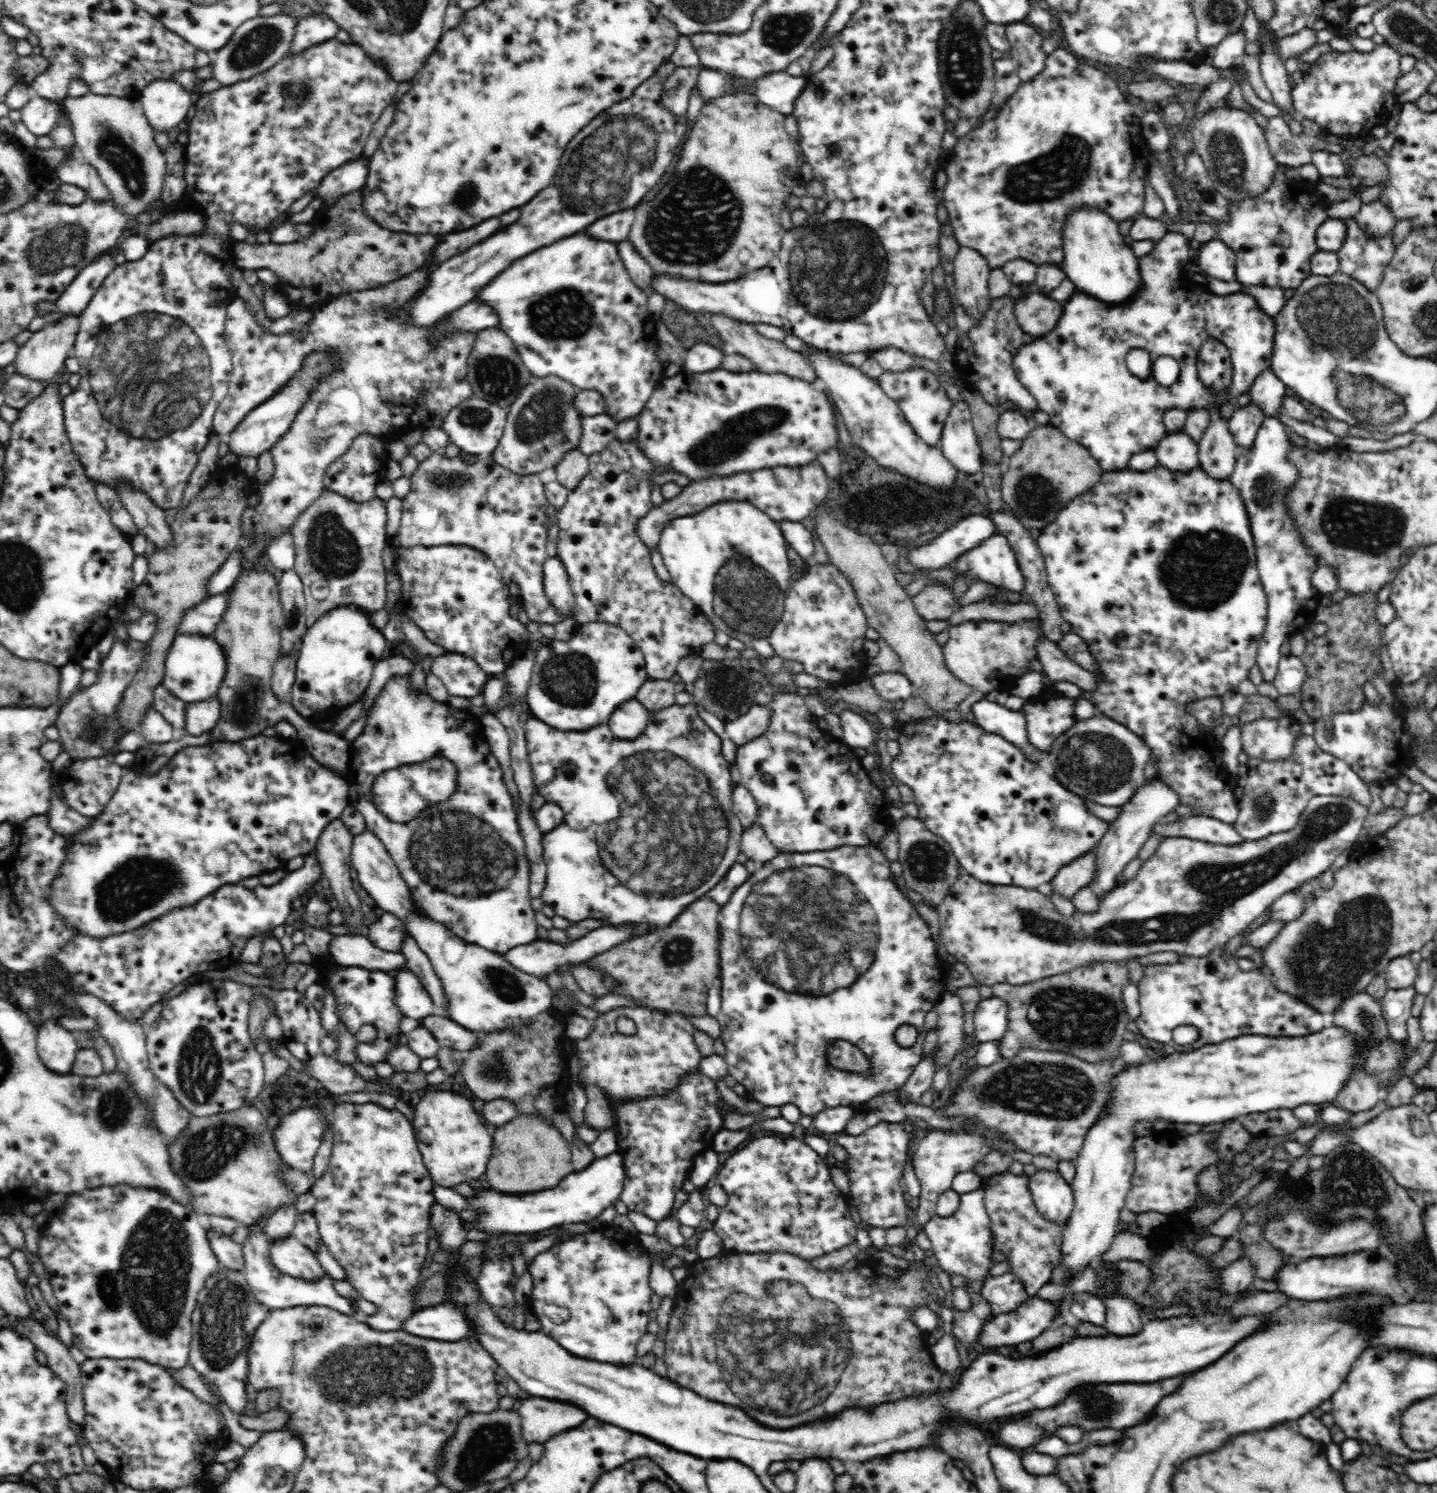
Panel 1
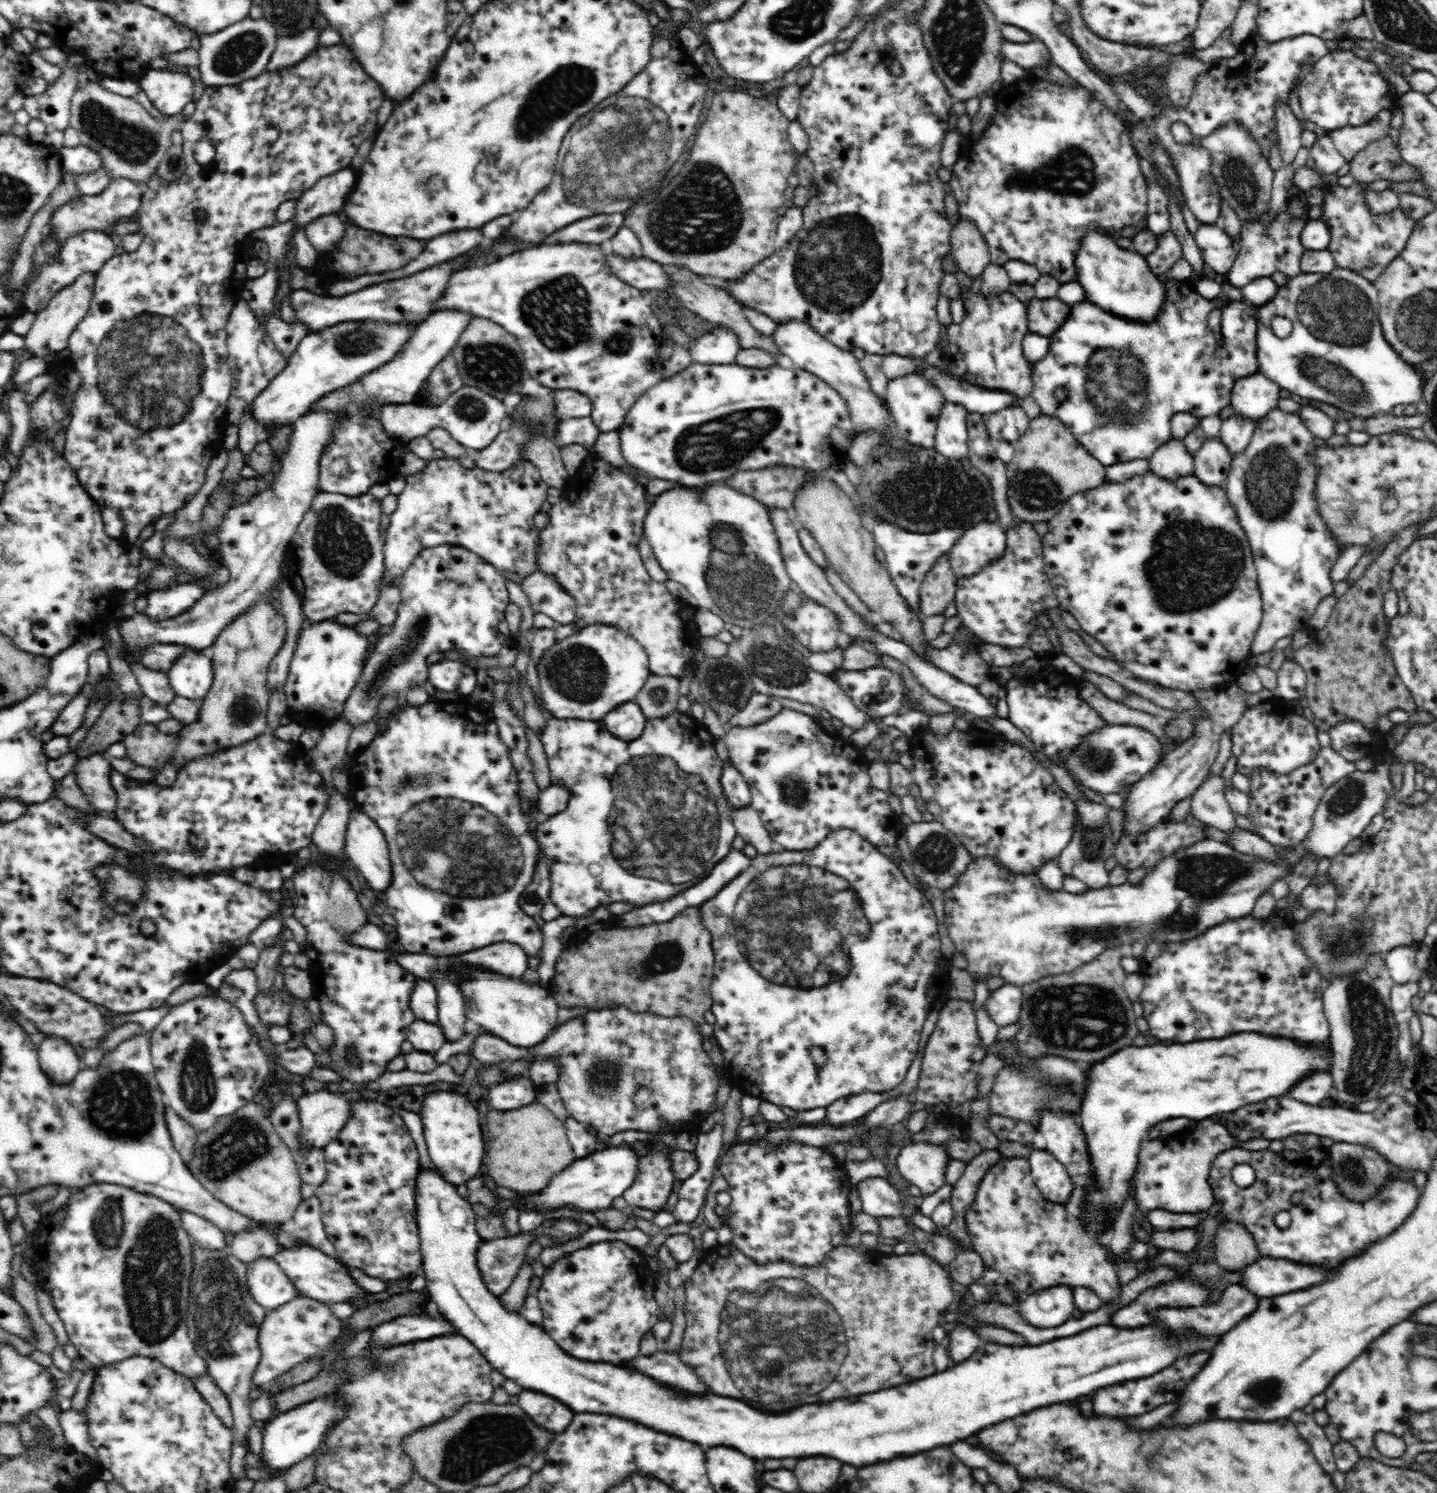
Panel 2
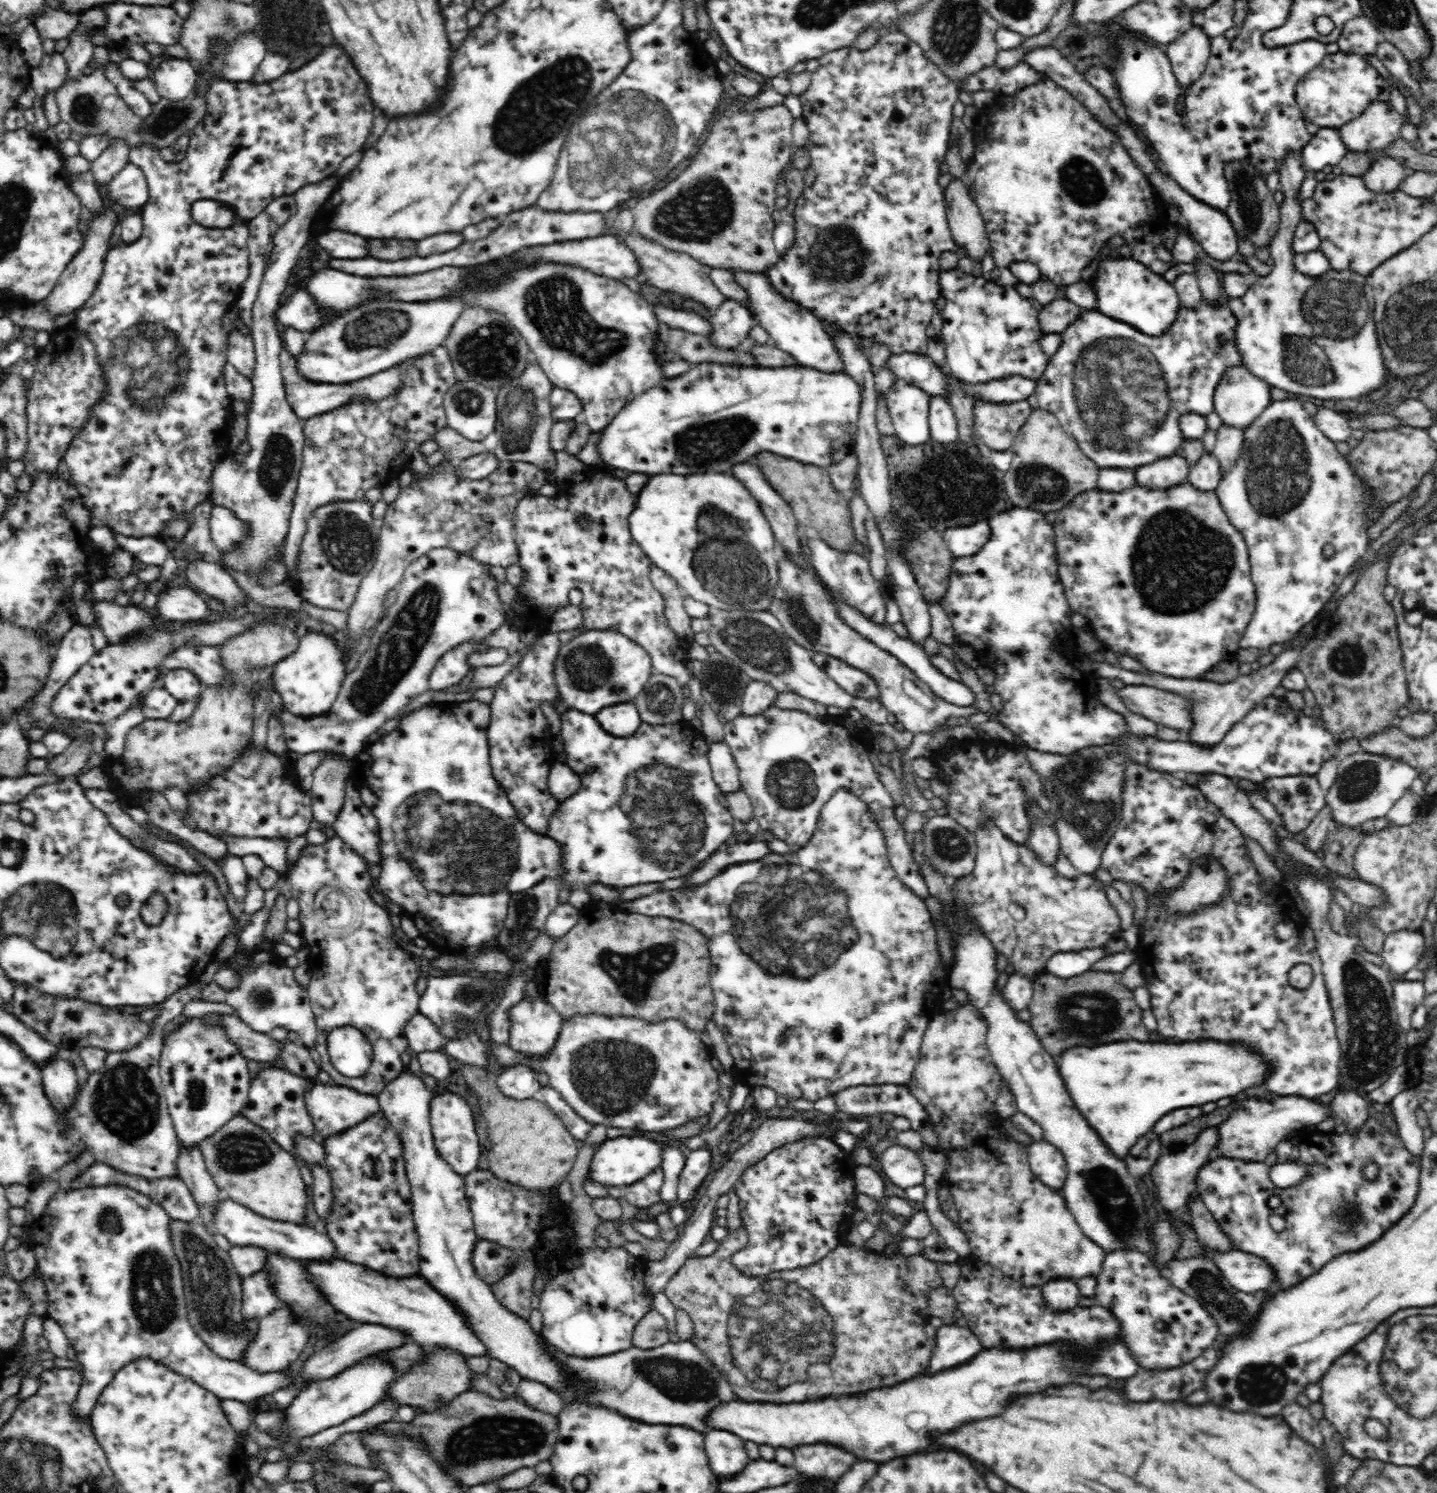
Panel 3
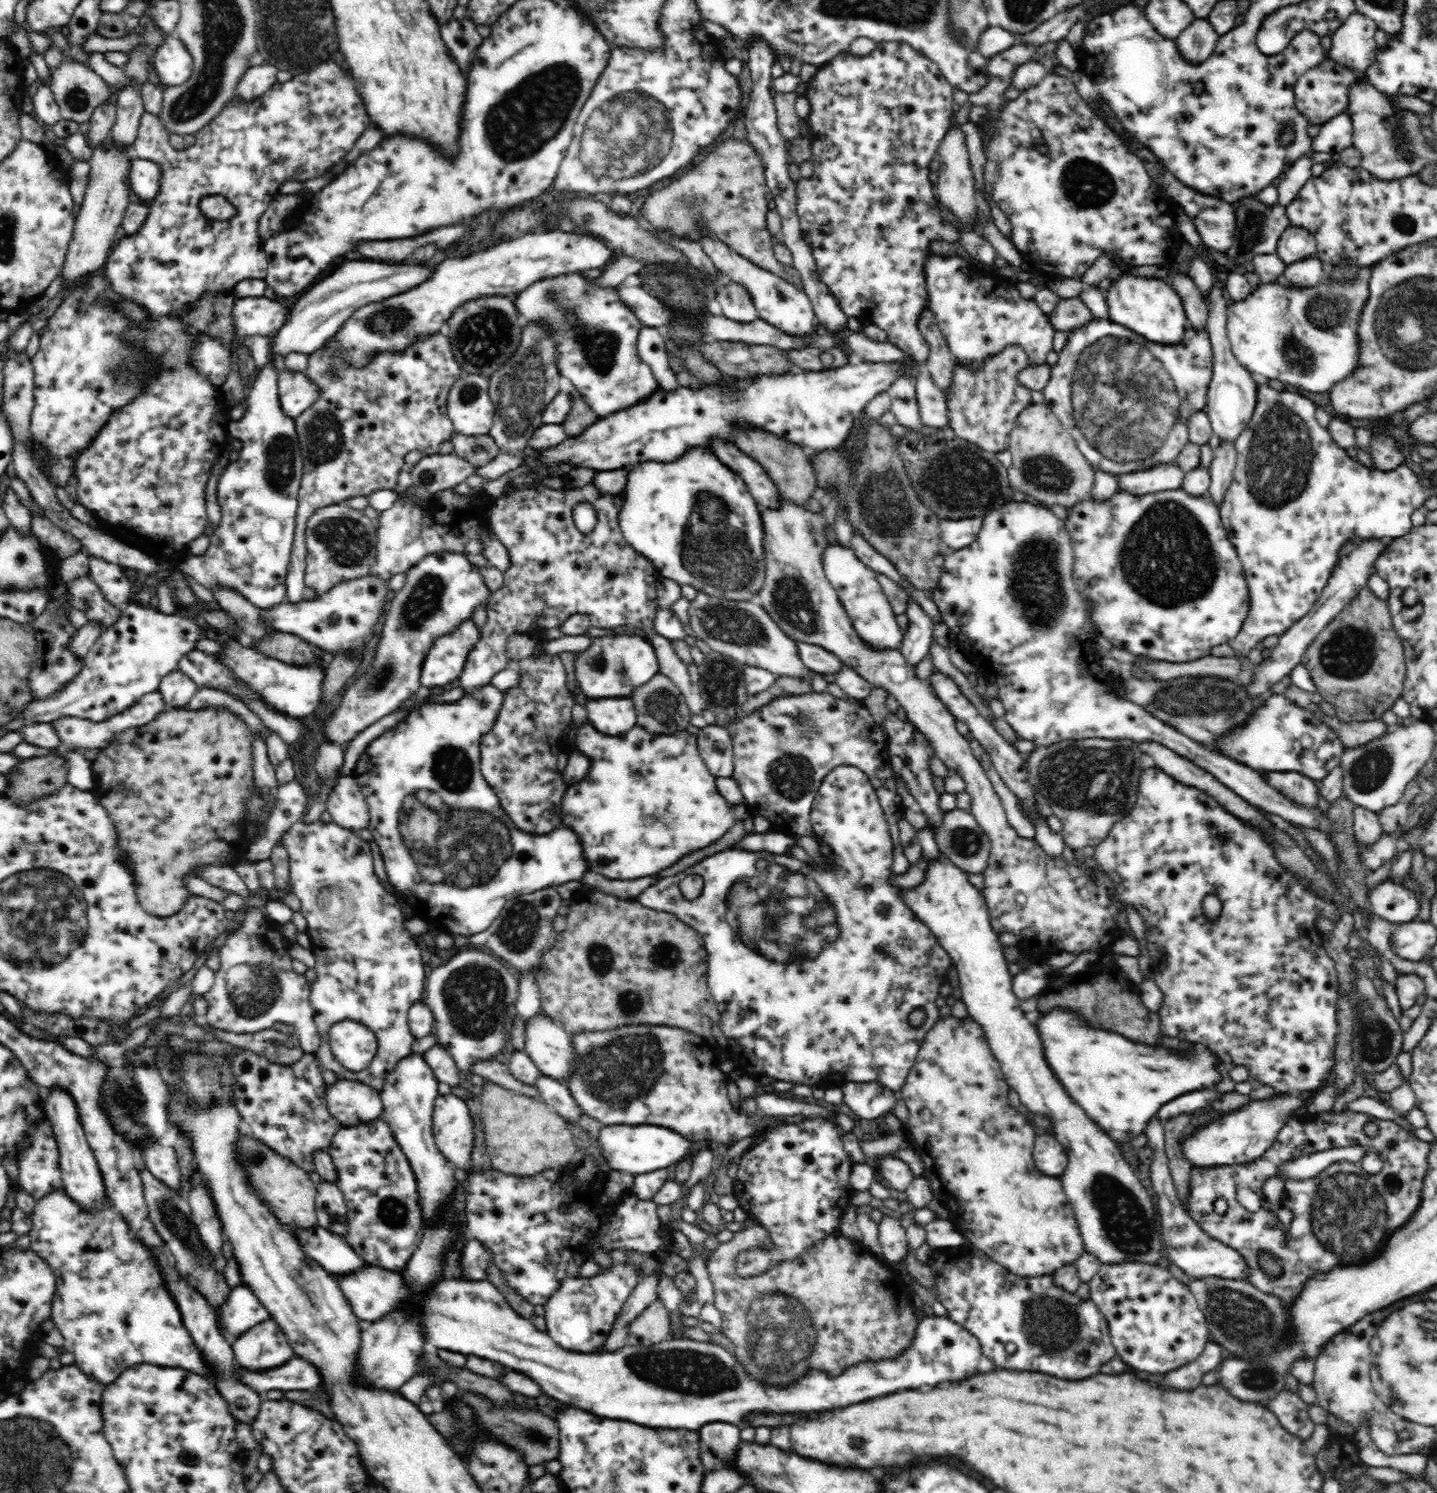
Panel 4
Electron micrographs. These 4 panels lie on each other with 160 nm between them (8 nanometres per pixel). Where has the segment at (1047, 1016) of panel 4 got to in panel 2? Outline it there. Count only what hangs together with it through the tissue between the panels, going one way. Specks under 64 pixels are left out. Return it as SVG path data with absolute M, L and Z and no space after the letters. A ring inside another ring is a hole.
M1241 1031L1222 1039L1198 1040L1194 1044L1172 1044L1134 1048L1128 1046L1110 1058L1094 1064L1087 1072L1086 1096L1077 1115L1087 1149L1091 1156L1093 1187L1085 1196L1089 1209L1077 1212L1083 1229L1098 1239L1107 1239L1112 1231L1116 1215L1120 1212L1128 1194L1130 1180L1135 1175L1139 1161L1141 1143L1147 1138L1150 1126L1170 1118L1202 1120L1222 1112L1232 1112L1248 1104L1268 1100L1272 1096L1286 1096L1296 1082L1310 1072L1331 1070L1330 1051L1324 1043L1308 1045L1296 1043L1294 1039L1260 1036L1254 1031Z

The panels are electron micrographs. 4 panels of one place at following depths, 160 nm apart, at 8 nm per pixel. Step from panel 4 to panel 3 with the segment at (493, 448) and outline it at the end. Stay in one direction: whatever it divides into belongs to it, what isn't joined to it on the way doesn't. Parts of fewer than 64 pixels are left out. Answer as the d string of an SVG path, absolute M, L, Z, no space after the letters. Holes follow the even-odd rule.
M448 426L436 434L435 441L444 452L446 460L450 462L460 462L472 456L489 452L482 441L468 440L457 430Z

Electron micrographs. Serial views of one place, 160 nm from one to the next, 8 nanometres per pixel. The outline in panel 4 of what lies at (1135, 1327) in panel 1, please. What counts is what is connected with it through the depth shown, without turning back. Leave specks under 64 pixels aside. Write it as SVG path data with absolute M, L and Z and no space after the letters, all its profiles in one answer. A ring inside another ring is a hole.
M953 1016L940 1017L927 1032L924 1042L917 1052L916 1060L913 1061L912 1070L910 1070L909 1076L897 1092L898 1098L904 1099L904 1104L909 1109L908 1121L901 1126L901 1129L908 1136L910 1148L916 1151L920 1159L922 1159L924 1172L921 1176L930 1183L934 1196L941 1196L948 1202L950 1208L952 1208L950 1211L951 1219L956 1228L964 1232L967 1242L972 1243L992 1260L1004 1265L1004 1268L1007 1268L1010 1273L1014 1273L1018 1277L1040 1277L1042 1274L1052 1274L1062 1266L1074 1264L1087 1250L1084 1247L1084 1239L1081 1238L1081 1232L1072 1206L1068 1204L1068 1197L1064 1192L1061 1179L1040 1172L1040 1169L1035 1165L1032 1153L1038 1132L1034 1132L1034 1124L1028 1124L1028 1120L1016 1110L1015 1105L1010 1103L1007 1097L1008 1091L1009 1086L1004 1079L1002 1065L992 1054L981 1026L973 1022L973 1018L970 1016L965 1019L958 1019Z

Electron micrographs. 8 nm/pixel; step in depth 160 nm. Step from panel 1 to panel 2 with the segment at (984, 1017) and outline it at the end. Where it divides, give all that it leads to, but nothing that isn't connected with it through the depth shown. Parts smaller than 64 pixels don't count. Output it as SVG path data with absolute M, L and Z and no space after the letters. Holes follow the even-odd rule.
M1004 984L990 992L984 1008L994 1024L1000 1028L1017 1022L1022 1006L1022 989L1013 984Z

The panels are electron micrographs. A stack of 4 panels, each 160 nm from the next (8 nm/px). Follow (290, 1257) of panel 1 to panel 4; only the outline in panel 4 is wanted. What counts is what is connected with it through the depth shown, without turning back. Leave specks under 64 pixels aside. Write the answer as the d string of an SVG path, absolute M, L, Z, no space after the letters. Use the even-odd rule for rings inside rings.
M369 1265L356 1270L354 1274L333 1274L343 1288L344 1296L351 1302L356 1317L363 1324L380 1320L388 1312L396 1310L400 1302L421 1304L425 1312L427 1343L437 1349L472 1354L478 1358L493 1360L507 1366L516 1372L521 1372L534 1379L543 1392L566 1405L582 1408L581 1411L596 1412L598 1416L608 1416L616 1420L632 1420L650 1428L686 1428L698 1430L708 1422L730 1422L742 1424L744 1416L750 1412L820 1412L820 1408L844 1408L844 1404L856 1404L856 1400L868 1400L868 1396L884 1396L888 1392L918 1388L922 1384L940 1384L946 1380L962 1380L964 1376L972 1376L976 1372L982 1352L978 1340L963 1325L947 1317L920 1316L917 1322L913 1344L896 1360L882 1360L870 1364L858 1364L846 1370L840 1378L828 1378L822 1372L808 1372L796 1386L790 1388L764 1388L746 1374L747 1370L737 1360L735 1354L730 1354L713 1343L696 1342L690 1339L669 1339L651 1347L634 1347L626 1344L616 1352L576 1353L562 1349L545 1332L536 1329L530 1319L520 1317L512 1306L508 1305L504 1294L496 1289L489 1280L458 1281L442 1279L431 1289L430 1293L421 1296L410 1296L410 1291L404 1287L400 1274Z

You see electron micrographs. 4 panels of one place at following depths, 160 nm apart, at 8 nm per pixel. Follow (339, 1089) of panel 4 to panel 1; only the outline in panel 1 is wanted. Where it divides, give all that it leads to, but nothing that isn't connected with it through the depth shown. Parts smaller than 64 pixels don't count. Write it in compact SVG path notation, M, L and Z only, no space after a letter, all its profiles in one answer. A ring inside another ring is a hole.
M315 1106L300 1107L275 1123L275 1148L288 1167L311 1173L316 1152L328 1127L330 1121L320 1109Z

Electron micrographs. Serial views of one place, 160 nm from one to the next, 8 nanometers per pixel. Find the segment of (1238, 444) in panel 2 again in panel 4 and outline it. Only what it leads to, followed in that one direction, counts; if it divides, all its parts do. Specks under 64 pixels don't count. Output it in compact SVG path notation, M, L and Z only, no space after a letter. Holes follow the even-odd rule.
M1221 441L1218 448L1213 450L1213 460L1210 471L1210 488L1208 496L1219 506L1224 498L1225 490L1232 482L1234 469L1237 464L1237 451L1234 442Z

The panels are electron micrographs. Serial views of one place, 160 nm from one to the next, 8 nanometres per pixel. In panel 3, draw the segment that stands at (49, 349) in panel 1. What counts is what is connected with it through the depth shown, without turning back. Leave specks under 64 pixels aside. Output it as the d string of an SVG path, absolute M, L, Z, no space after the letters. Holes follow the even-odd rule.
M108 210L104 216L94 216L92 218L88 232L81 236L81 238L88 240L86 246L83 246L83 243L81 244L81 248L77 250L76 256L68 262L68 266L60 275L52 292L44 300L45 307L52 317L76 313L78 308L82 308L85 302L92 296L103 274L104 261L107 252L110 250L108 248L108 238L112 236L112 230L117 225L114 222L116 222L116 214L112 210Z

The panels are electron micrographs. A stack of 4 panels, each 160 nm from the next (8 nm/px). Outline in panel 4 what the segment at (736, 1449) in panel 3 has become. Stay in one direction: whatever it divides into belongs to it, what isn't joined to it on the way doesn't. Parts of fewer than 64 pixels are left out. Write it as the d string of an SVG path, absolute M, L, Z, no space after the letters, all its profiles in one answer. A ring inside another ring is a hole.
M714 1422L700 1428L700 1438L704 1440L704 1444L708 1444L708 1450L715 1456L728 1456L728 1452L732 1452L732 1448L740 1444L740 1430L732 1424Z

